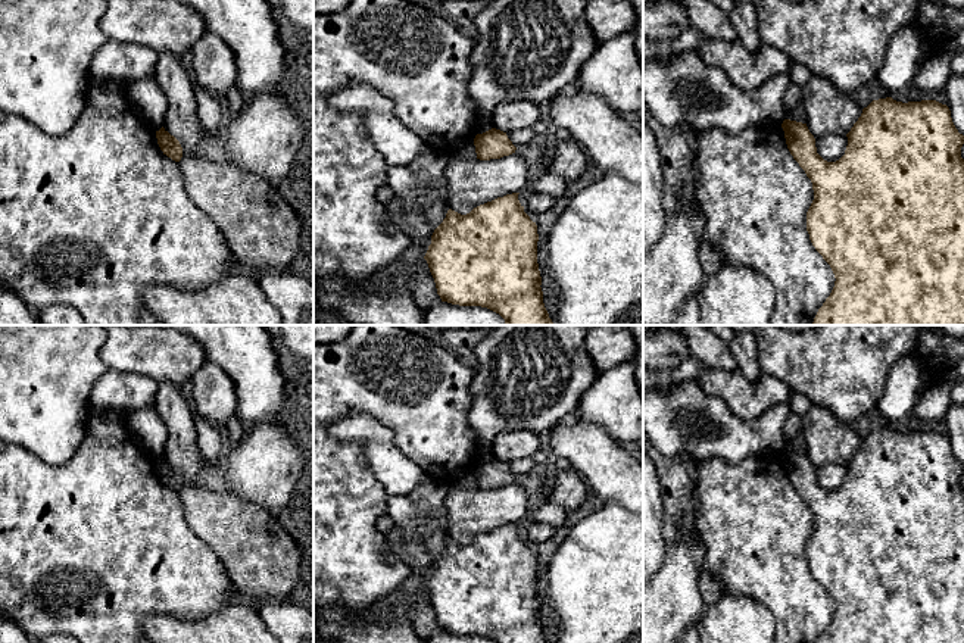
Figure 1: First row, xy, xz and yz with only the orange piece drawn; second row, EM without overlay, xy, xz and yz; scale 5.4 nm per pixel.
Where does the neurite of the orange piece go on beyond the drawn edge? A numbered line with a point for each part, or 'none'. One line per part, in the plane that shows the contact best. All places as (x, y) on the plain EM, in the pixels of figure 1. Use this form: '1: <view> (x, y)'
none

